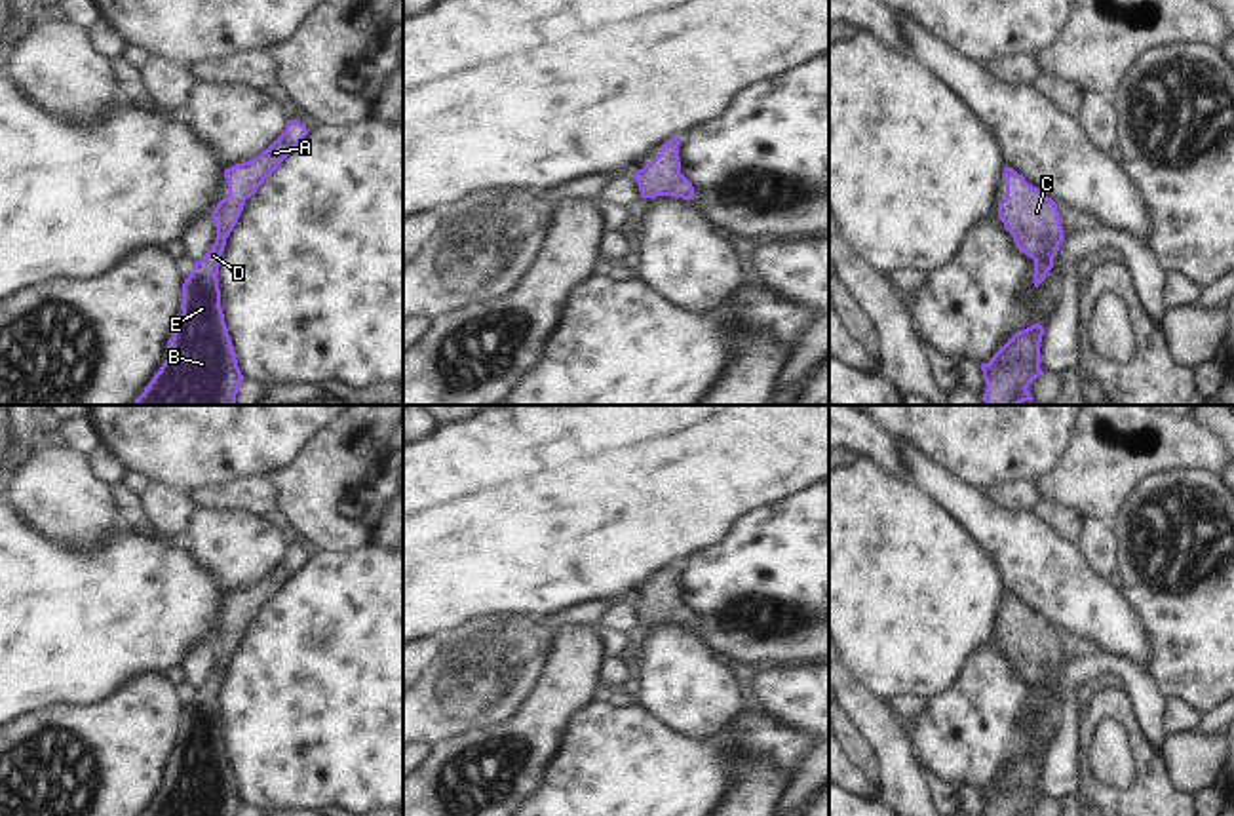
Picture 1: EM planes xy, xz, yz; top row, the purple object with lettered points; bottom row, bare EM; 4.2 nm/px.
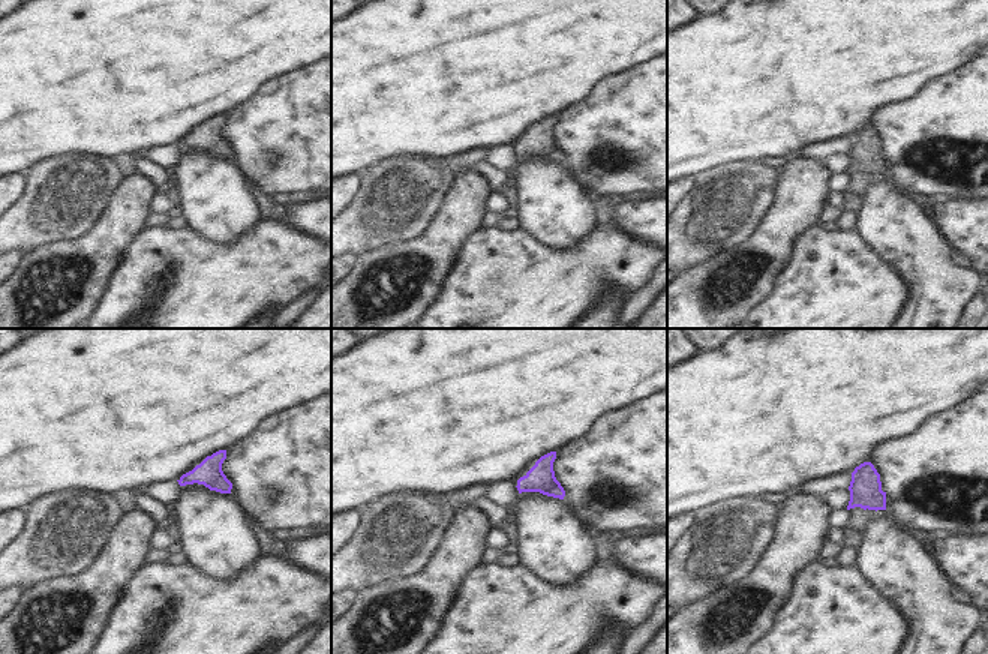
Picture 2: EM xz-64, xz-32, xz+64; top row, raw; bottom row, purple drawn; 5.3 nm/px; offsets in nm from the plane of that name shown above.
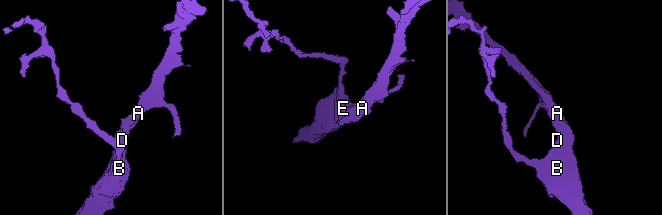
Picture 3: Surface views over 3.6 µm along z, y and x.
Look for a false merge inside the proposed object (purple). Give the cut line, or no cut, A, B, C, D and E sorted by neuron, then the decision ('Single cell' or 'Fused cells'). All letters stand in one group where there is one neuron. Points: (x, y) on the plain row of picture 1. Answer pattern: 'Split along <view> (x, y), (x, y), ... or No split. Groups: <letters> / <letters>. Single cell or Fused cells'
No split. Groups: A B C D E. Single cell

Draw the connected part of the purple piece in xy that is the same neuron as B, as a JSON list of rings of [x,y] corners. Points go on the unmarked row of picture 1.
[[[287,546],[285,557],[257,584],[224,595],[228,622],[215,637],[217,664],[183,709],[183,740],[167,767],[167,786],[145,816],[238,816],[243,801],[224,749],[219,690],[228,660],[245,626],[270,603],[308,561],[304,550]]]

